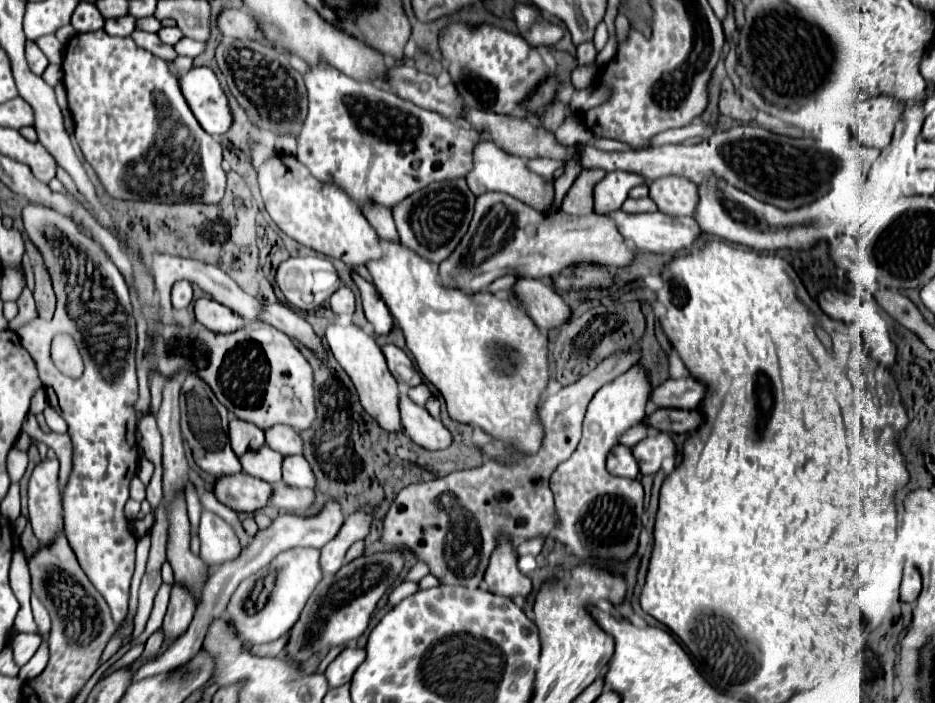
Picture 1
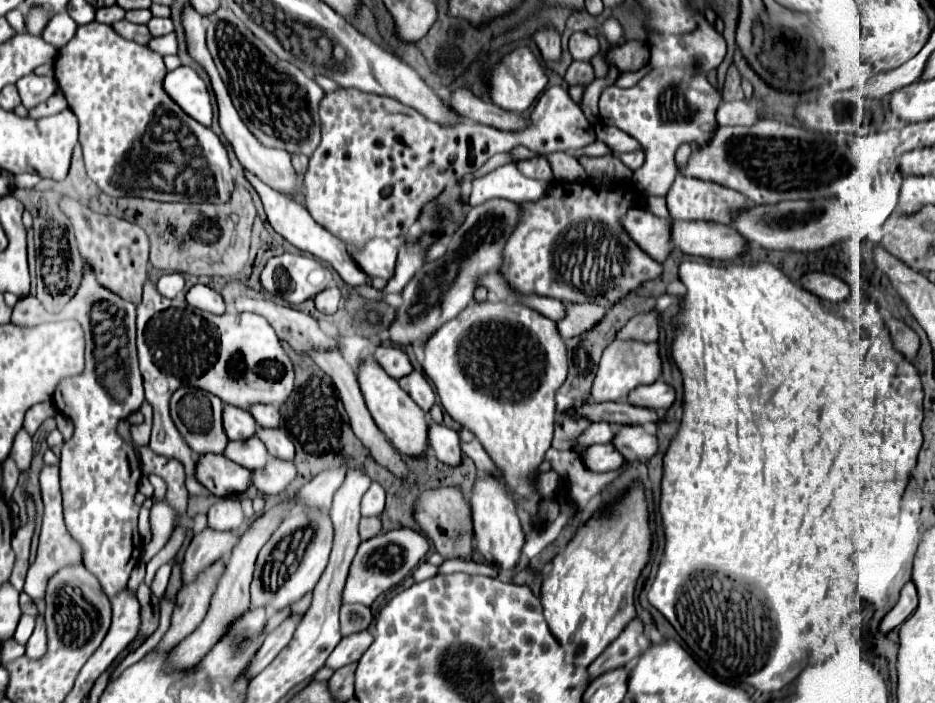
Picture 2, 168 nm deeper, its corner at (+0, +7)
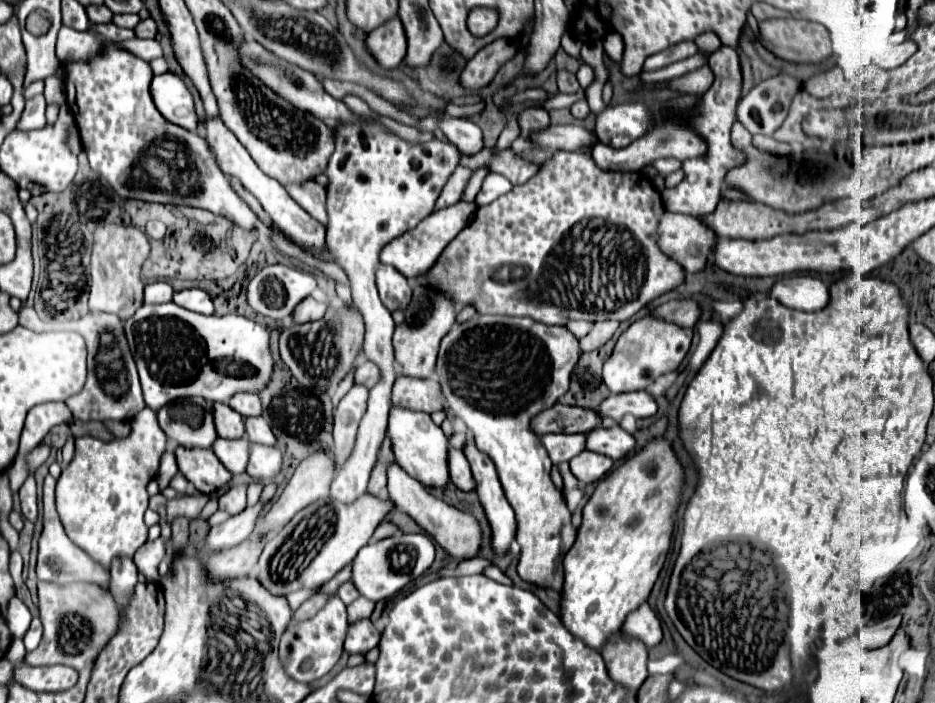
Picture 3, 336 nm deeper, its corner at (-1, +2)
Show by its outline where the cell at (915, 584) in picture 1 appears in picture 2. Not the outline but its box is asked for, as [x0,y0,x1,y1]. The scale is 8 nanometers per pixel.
[881,581,917,633]

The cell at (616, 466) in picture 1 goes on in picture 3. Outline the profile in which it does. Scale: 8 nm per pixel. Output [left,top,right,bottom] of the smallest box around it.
[568,450,614,484]

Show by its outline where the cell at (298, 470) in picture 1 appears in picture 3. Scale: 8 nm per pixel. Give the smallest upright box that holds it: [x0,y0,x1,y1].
[244,416,276,446]

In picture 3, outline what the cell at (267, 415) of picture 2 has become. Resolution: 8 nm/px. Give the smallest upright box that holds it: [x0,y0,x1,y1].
[228,392,262,416]

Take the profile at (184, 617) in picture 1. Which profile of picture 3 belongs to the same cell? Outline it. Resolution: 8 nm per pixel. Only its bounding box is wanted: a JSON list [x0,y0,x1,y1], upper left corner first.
[206,502,266,552]

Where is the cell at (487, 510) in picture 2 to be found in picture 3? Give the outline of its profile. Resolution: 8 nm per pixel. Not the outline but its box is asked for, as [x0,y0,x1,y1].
[462,436,516,554]

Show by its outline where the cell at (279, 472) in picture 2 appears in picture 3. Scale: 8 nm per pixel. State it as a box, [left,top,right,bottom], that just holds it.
[246,444,282,482]

